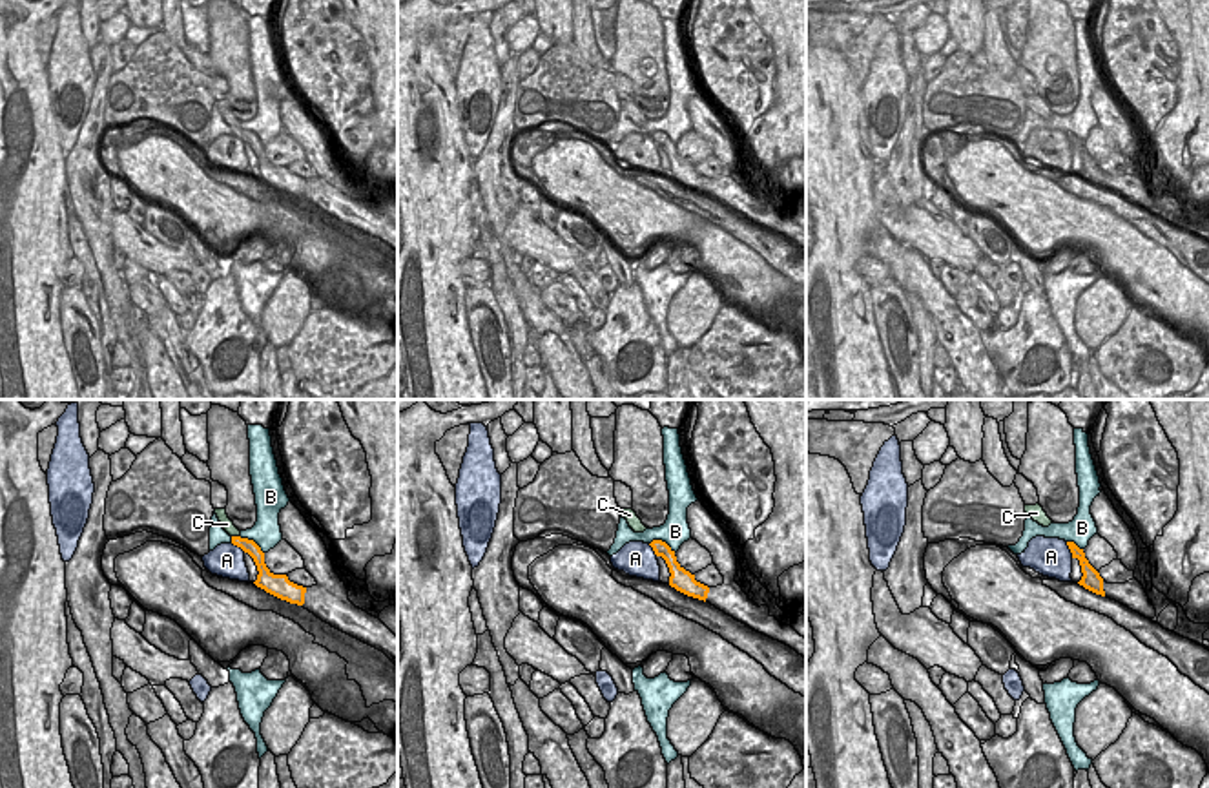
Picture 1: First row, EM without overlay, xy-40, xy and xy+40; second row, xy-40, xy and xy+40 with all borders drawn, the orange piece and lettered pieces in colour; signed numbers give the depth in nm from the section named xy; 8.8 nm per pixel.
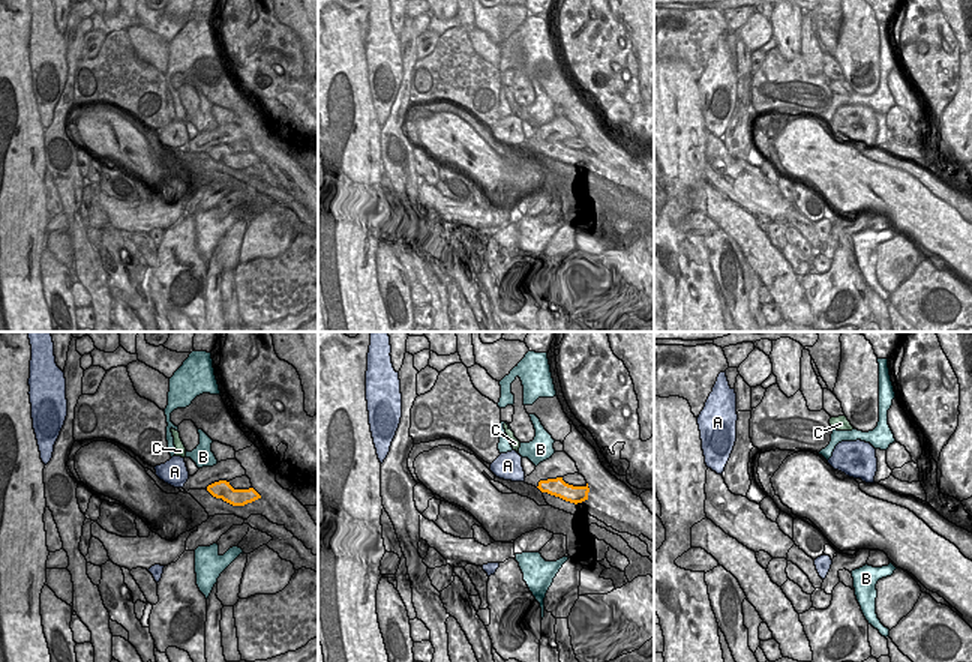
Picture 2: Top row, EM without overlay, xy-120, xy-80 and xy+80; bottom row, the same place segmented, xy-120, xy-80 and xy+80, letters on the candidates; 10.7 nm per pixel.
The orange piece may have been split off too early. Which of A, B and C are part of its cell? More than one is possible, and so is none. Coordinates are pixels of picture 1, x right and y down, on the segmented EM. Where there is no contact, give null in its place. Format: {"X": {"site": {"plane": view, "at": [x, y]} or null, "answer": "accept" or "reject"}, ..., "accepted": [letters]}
{"A": {"site": {"plane": "xy+40", "at": [1069, 548]}, "answer": "reject"}, "B": {"site": {"plane": "xy", "at": [661, 540]}, "answer": "reject"}, "C": {"site": {"plane": "xy-40", "at": [236, 537]}, "answer": "accept"}, "accepted": ["C"]}

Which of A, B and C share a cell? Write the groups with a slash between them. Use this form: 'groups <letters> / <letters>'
groups A / B / C

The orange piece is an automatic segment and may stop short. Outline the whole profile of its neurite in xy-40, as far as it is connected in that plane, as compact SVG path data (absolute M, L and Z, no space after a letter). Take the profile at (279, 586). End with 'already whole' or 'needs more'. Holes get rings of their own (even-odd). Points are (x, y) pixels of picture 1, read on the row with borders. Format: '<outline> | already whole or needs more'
M215 509L215 514L222 529L232 536L232 544L241 547L253 558L259 571L253 584L281 600L303 606L306 587L290 582L286 575L274 575L264 564L264 553L261 551L261 547L253 540L241 536L241 531L228 518L226 509Z | needs more

